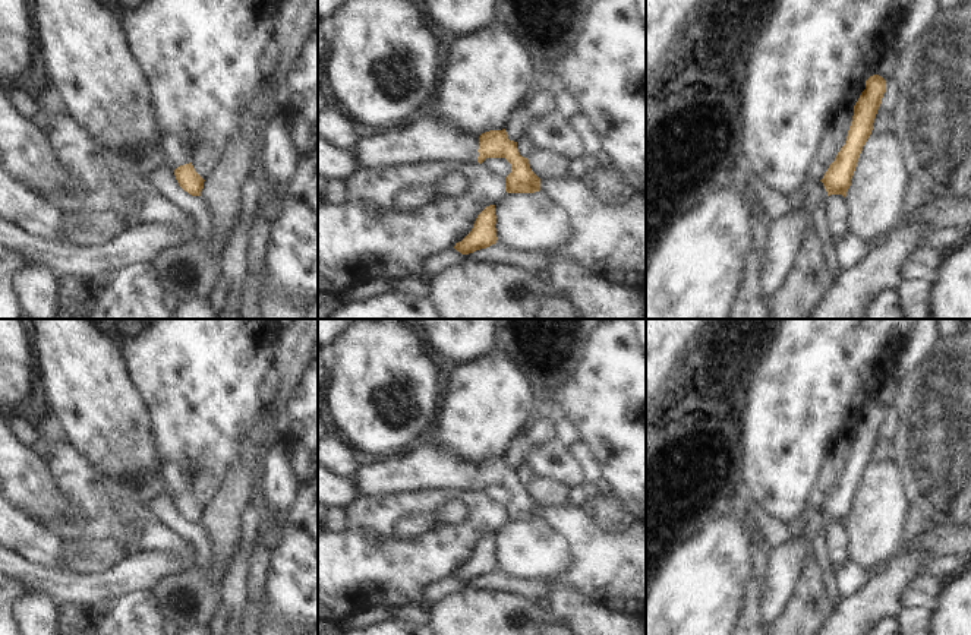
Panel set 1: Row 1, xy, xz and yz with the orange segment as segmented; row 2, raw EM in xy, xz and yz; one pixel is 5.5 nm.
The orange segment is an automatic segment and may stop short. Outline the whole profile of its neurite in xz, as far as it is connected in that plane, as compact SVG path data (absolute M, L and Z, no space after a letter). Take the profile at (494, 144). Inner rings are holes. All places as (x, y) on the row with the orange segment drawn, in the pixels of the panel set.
M425 117L407 127L390 129L385 135L360 138L350 149L360 170L381 168L419 161L466 161L482 164L486 158L505 158L511 173L505 177L507 193L535 193L540 179L521 157L517 142L510 140L505 129L489 130L479 138L434 117Z

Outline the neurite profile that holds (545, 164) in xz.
M536 149L527 159L532 171L540 180L570 177L570 164L573 159L564 155L549 149Z

